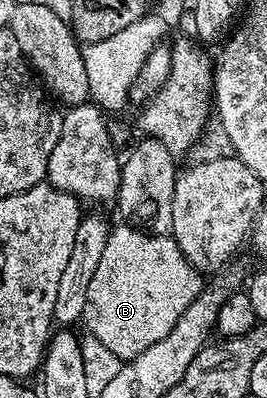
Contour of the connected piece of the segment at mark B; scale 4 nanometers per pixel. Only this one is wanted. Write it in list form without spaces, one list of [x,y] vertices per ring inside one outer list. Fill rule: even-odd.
[[[127,225],[114,226],[91,283],[88,284],[83,323],[87,325],[87,331],[99,339],[114,357],[130,361],[161,341],[175,327],[179,317],[200,295],[202,288],[202,274],[193,268],[170,234],[151,235]]]

